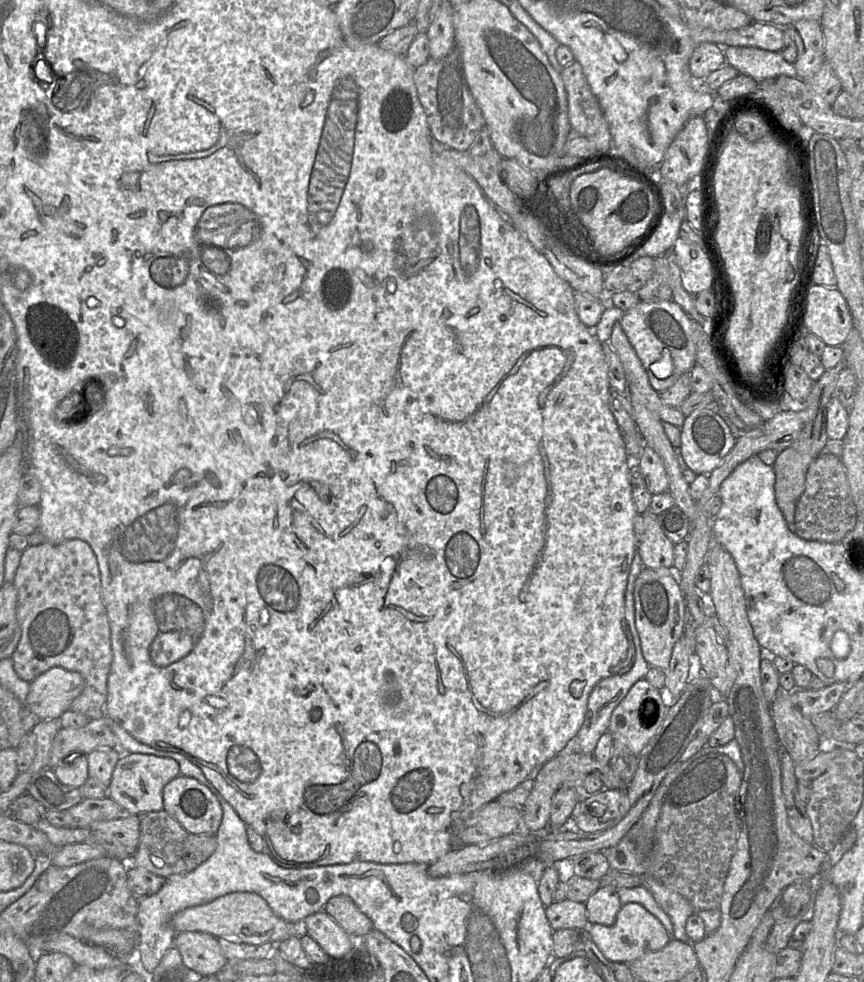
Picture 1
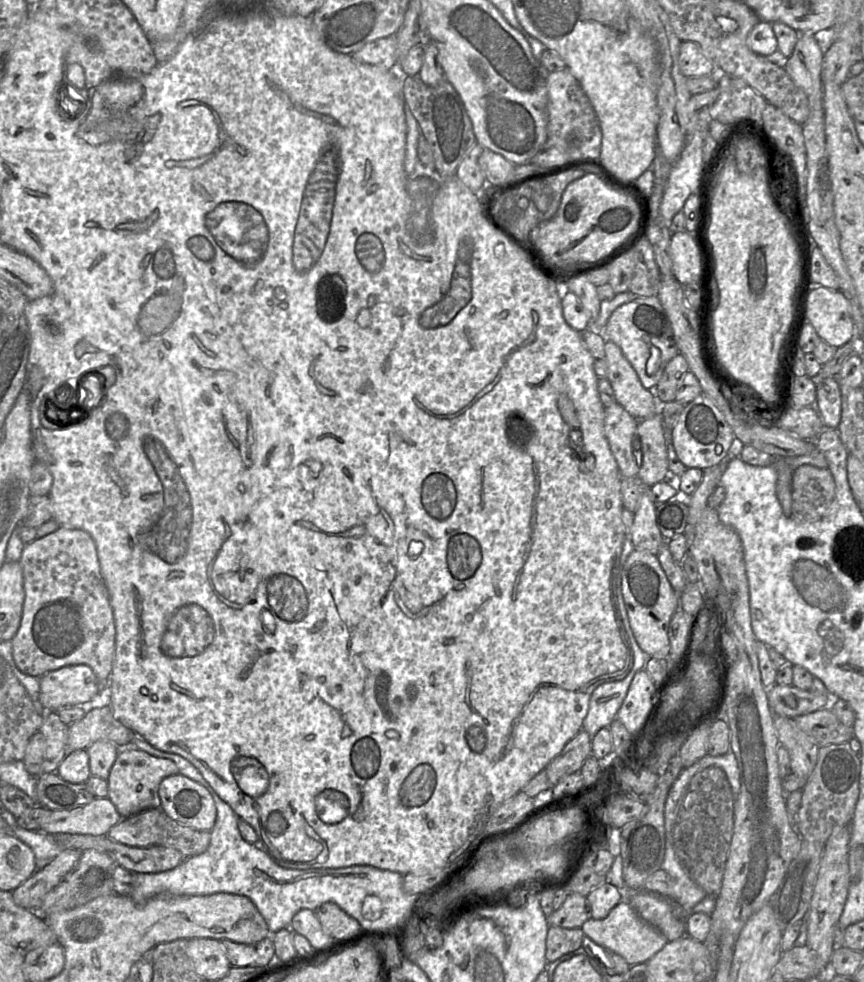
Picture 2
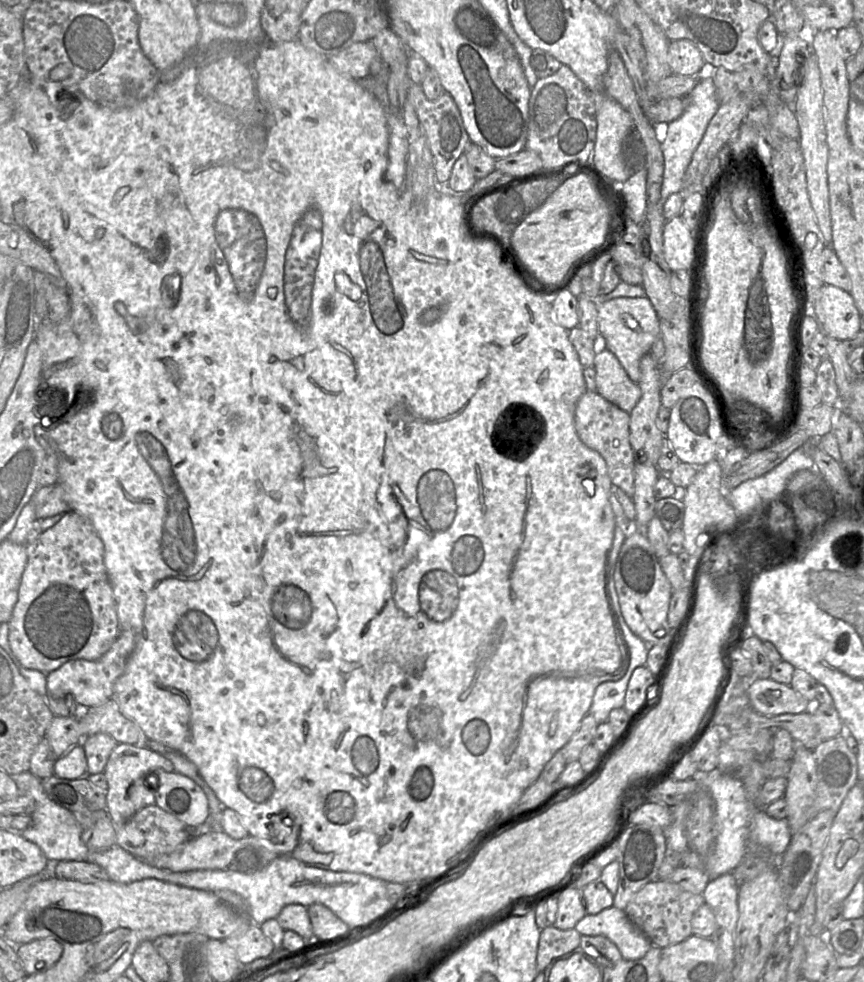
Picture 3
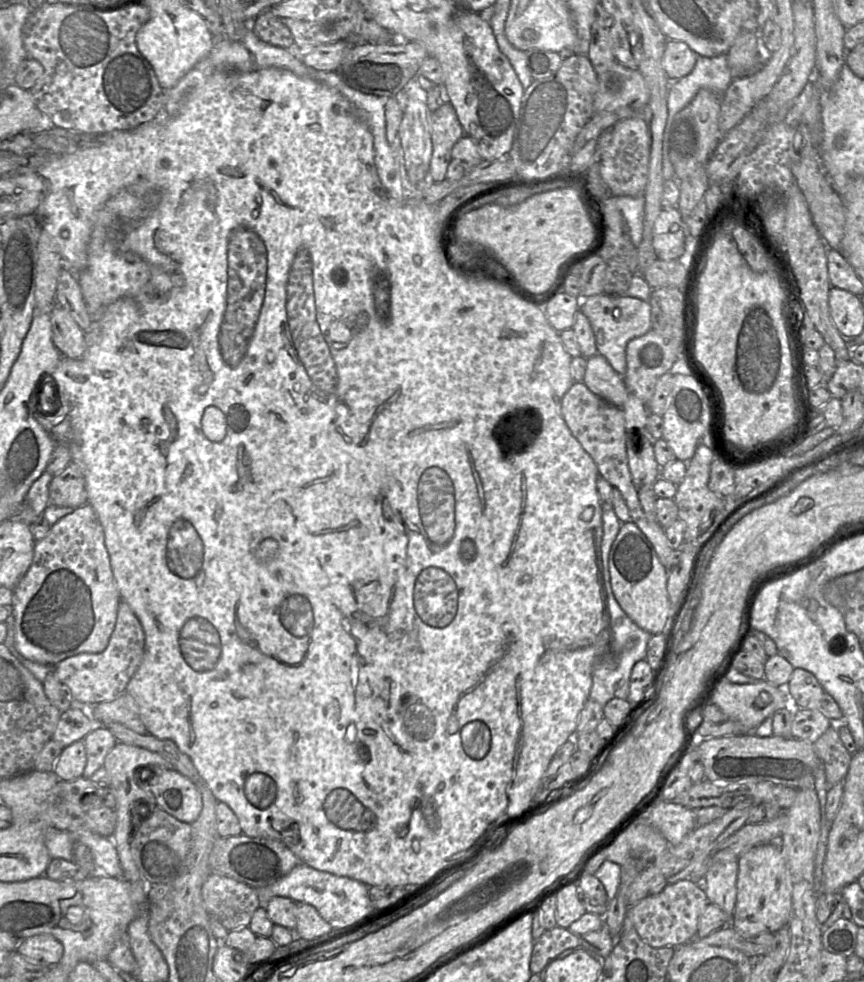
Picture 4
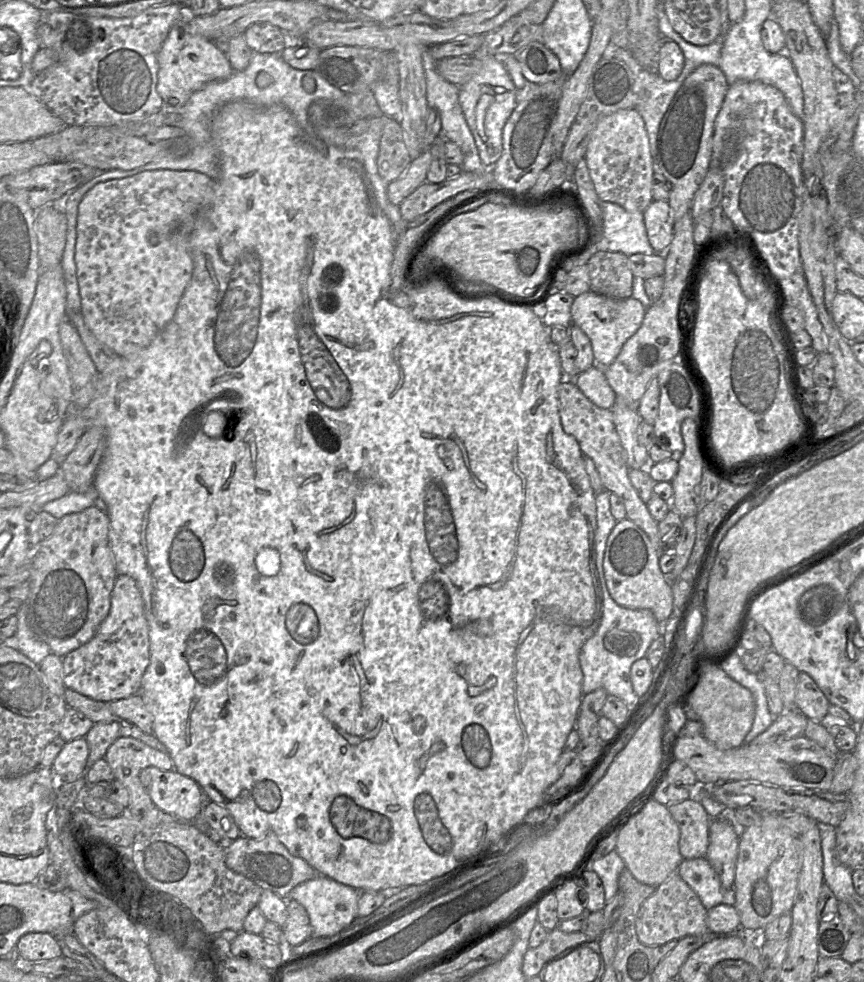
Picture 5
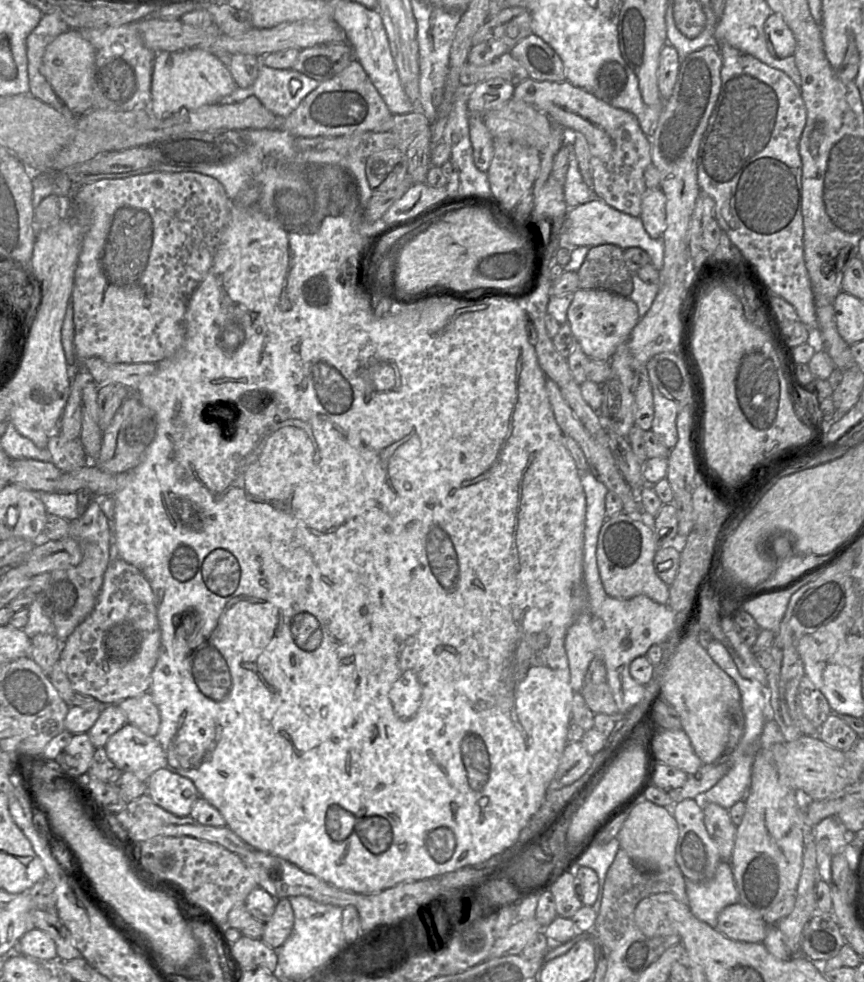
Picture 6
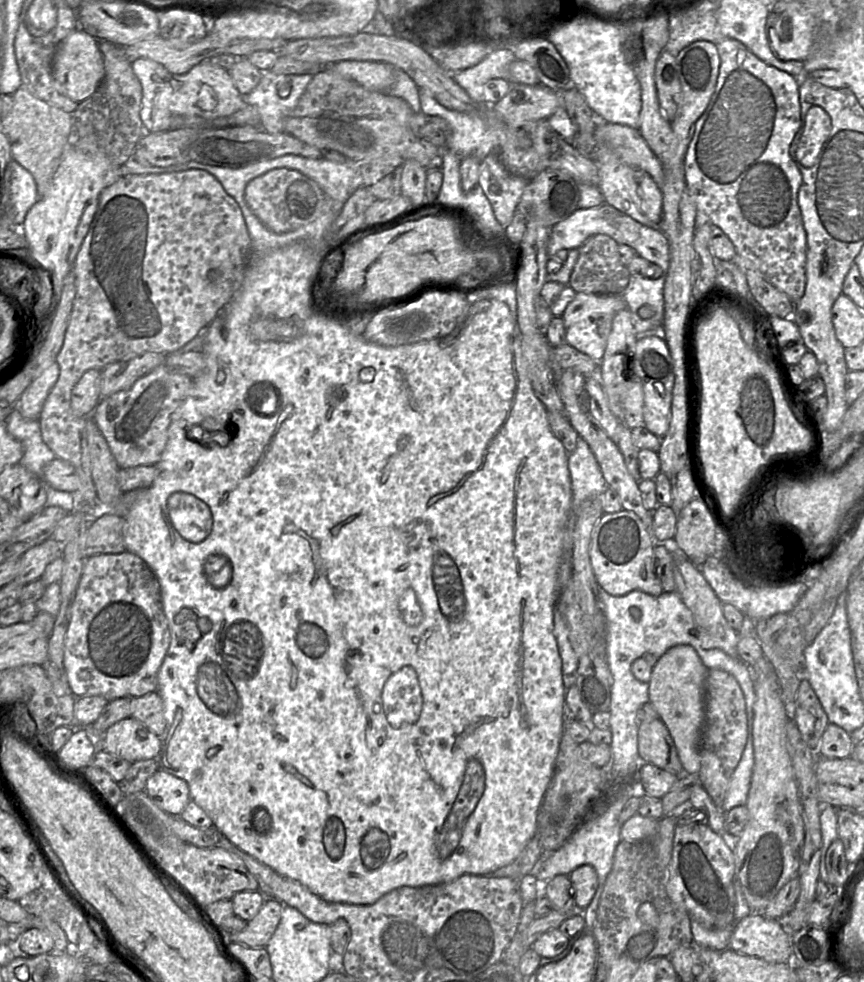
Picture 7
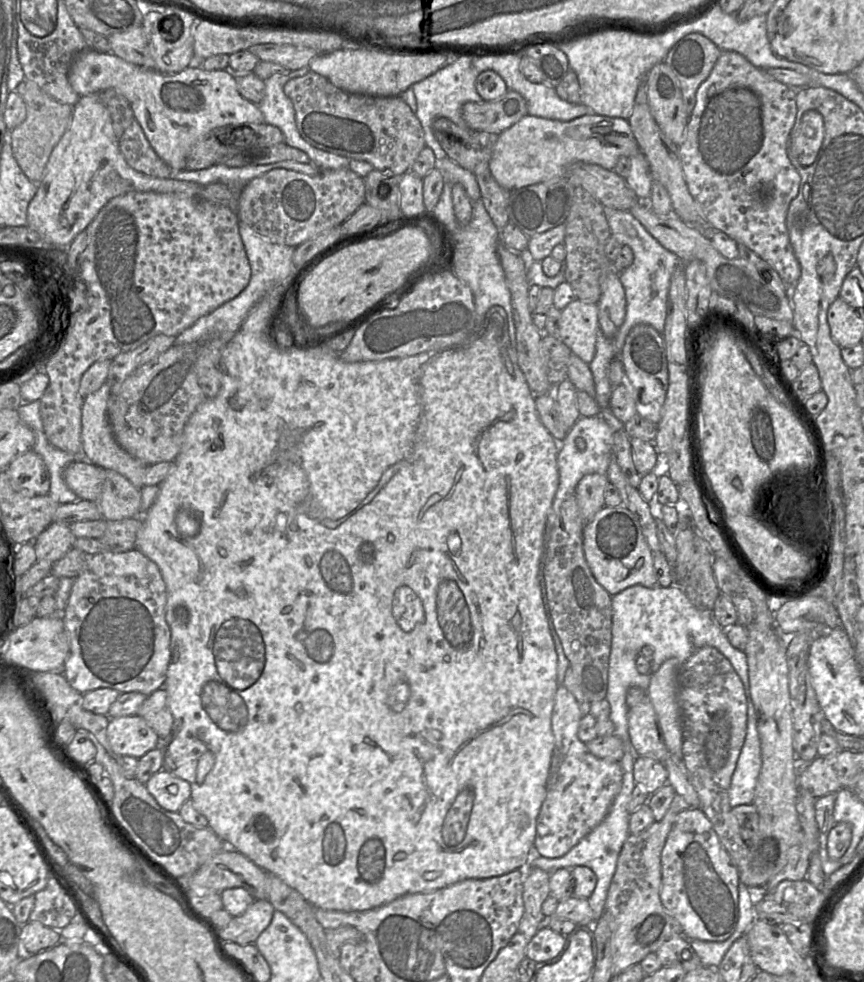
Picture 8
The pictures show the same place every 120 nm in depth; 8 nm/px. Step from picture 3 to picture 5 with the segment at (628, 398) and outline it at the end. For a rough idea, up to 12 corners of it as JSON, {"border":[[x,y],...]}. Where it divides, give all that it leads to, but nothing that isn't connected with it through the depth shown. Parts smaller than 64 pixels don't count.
{"border":[[594,365],[574,381],[598,407],[612,409],[617,396],[602,367]]}

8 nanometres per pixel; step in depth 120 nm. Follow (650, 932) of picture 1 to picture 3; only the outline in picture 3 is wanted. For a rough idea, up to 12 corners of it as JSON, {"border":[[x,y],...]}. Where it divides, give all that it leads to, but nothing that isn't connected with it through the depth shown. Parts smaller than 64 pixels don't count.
{"border":[[613,906],[574,929],[609,938],[625,960],[643,958],[647,936]]}

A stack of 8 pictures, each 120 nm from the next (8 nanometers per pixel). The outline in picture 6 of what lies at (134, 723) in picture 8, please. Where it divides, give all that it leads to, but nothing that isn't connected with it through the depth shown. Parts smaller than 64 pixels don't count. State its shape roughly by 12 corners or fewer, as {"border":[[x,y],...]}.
{"border":[[129,722],[104,749],[147,782],[167,765],[156,737]]}

